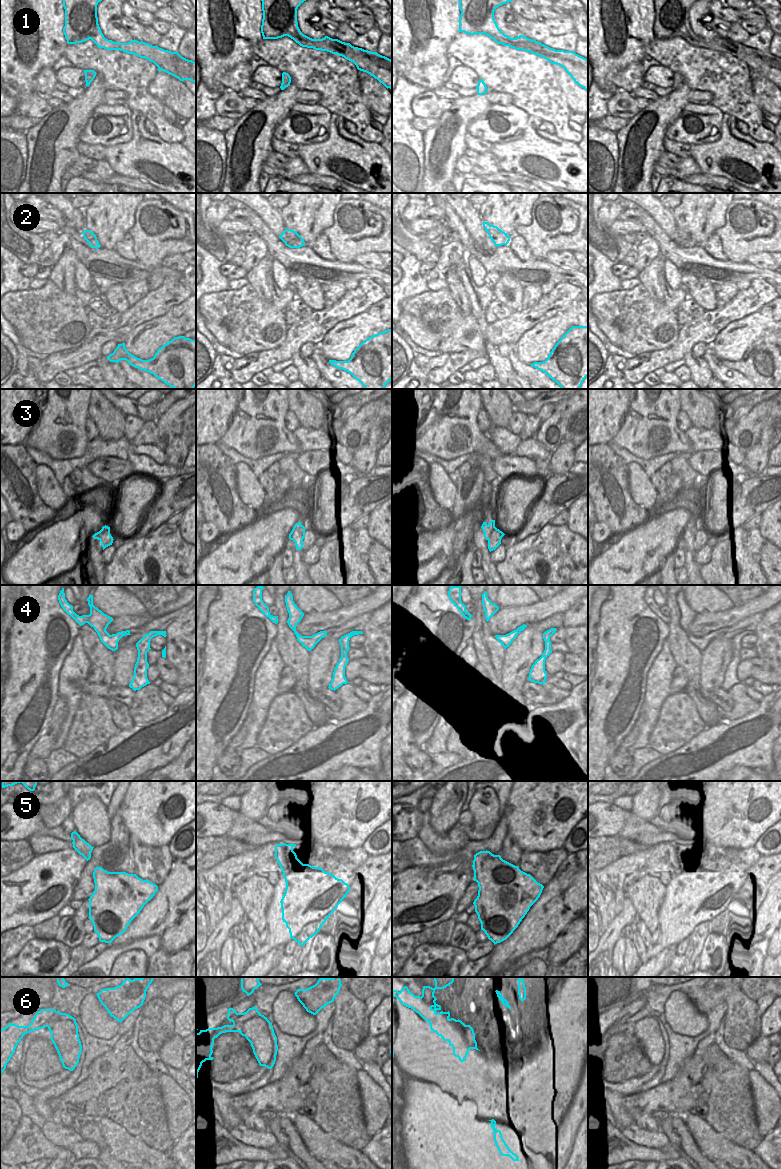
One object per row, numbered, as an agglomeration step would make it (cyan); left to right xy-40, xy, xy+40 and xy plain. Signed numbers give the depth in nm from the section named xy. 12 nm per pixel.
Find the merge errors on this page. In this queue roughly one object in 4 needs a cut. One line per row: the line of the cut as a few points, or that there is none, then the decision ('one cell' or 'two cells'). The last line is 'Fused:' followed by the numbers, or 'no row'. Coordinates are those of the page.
1: cut none; one cell
2: cut none; one cell
3: cut none; one cell
4: cut none; one cell
5: cut none; one cell
6: cut xy (259, 1013), (248, 1019), (239, 1031); two cells
Fused: 6

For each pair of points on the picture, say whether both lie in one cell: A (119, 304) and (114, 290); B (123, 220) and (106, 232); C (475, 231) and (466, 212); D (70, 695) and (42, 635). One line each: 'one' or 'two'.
A: one
B: one
C: one
D: two

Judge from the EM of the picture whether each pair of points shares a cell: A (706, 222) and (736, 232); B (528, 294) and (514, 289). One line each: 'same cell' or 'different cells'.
A: different cells
B: different cells

